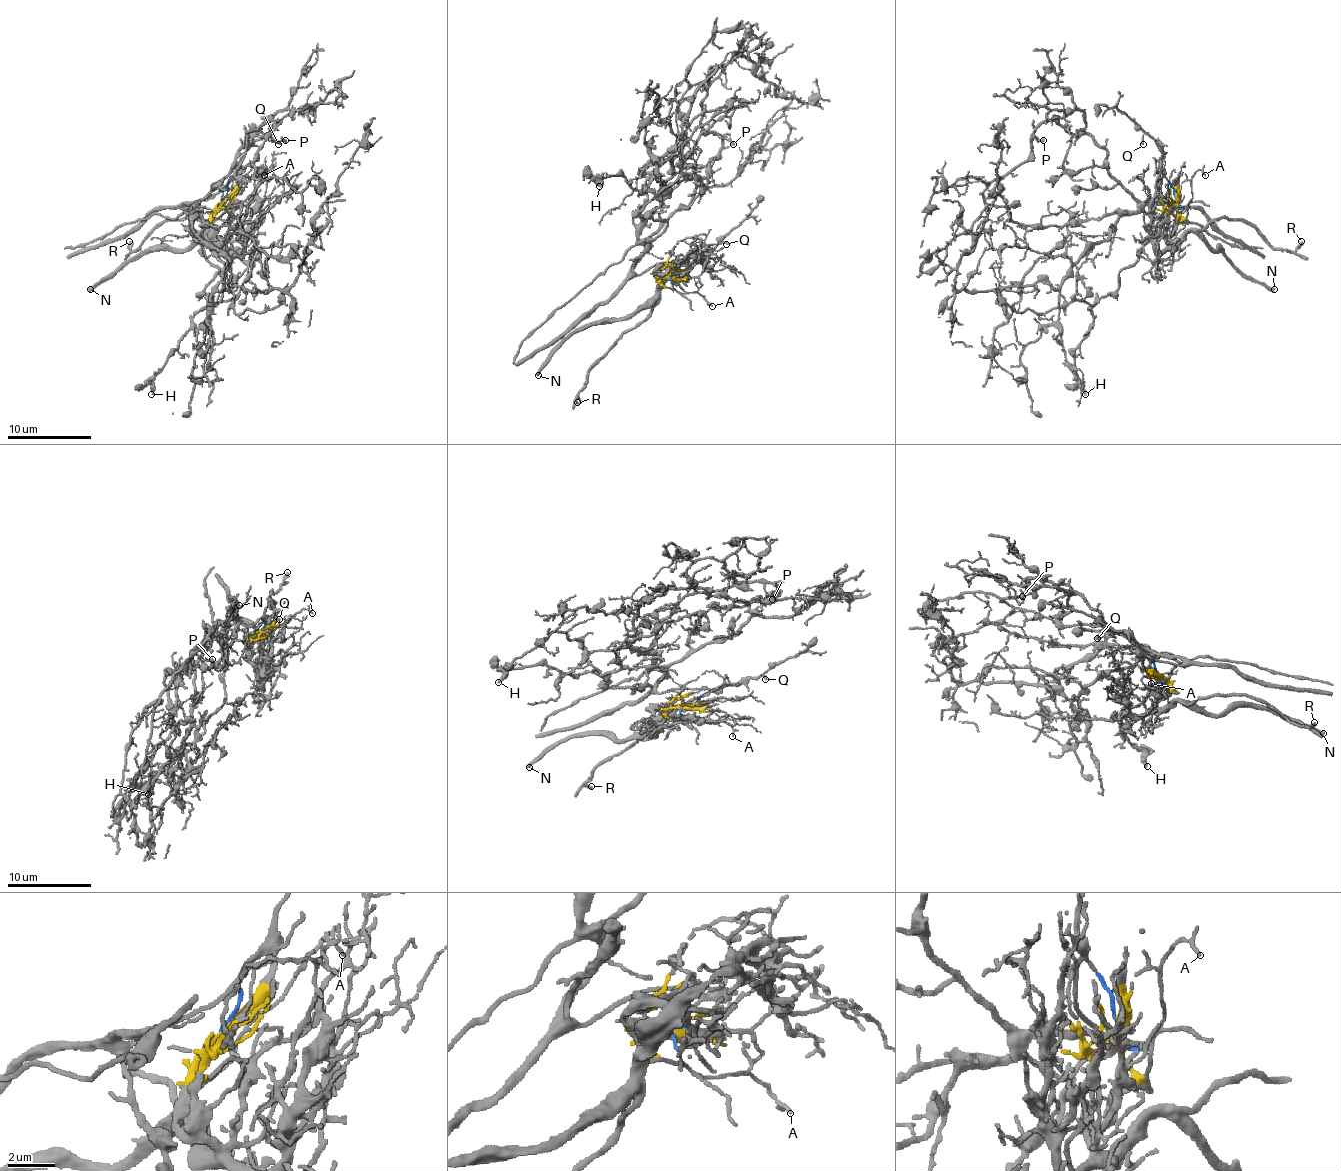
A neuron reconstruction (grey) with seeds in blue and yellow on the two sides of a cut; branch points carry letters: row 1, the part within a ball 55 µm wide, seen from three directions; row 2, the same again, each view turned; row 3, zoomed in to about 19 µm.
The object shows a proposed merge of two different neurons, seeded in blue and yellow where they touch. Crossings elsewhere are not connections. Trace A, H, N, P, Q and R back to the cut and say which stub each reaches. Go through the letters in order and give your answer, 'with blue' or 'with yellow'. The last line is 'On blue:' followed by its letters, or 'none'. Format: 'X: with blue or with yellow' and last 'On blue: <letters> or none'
A: with yellow
H: with blue
N: with yellow
P: with blue
Q: with blue
R: with yellow
On blue: H, P, Q

